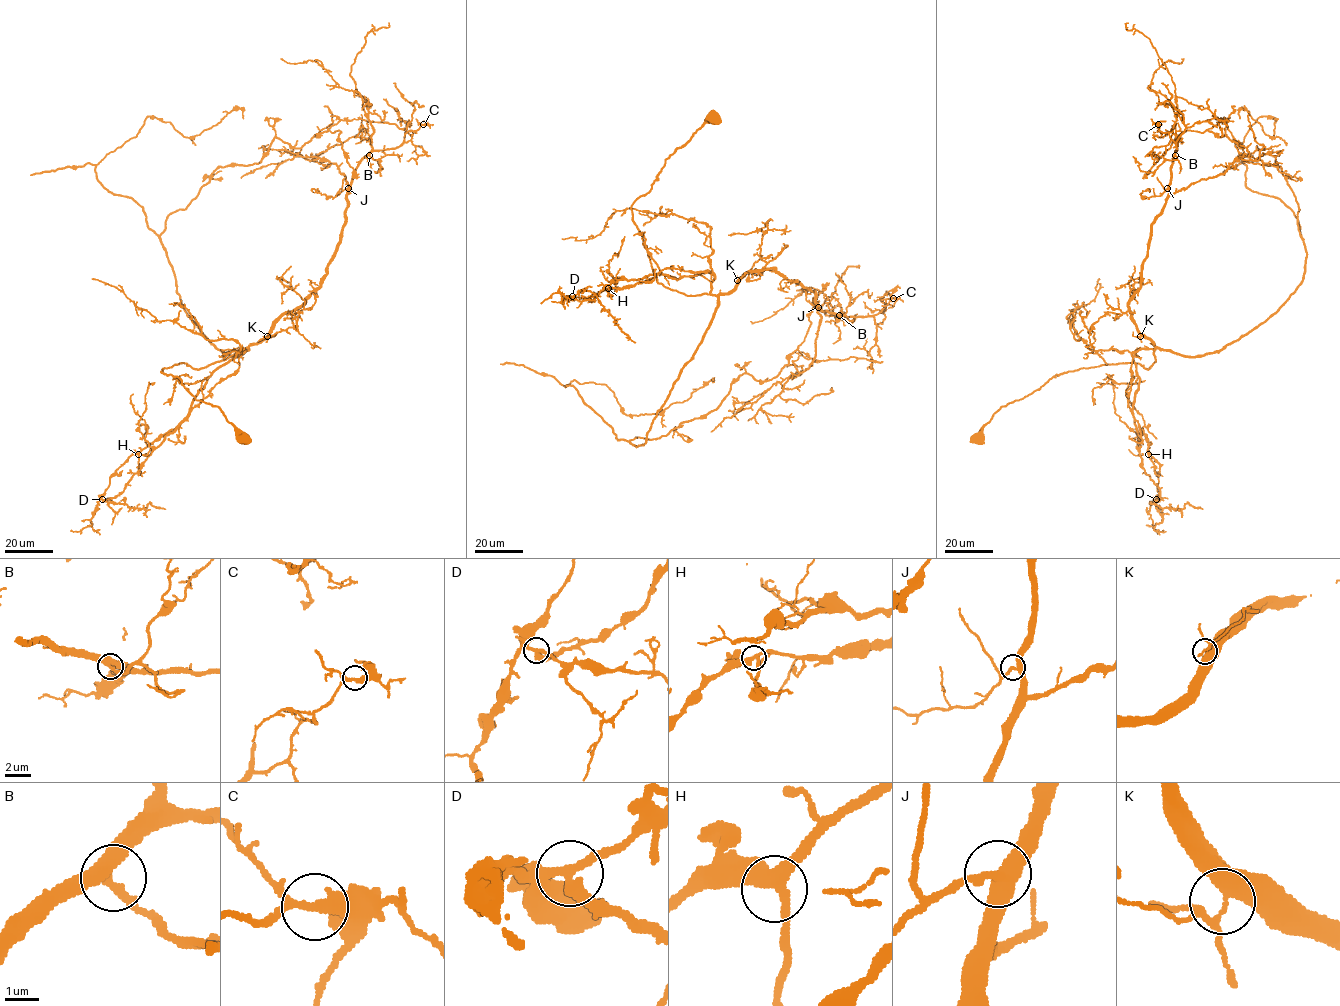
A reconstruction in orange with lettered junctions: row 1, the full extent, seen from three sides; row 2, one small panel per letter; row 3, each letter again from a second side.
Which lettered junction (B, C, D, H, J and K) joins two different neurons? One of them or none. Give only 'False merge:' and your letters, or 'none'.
False merge: D

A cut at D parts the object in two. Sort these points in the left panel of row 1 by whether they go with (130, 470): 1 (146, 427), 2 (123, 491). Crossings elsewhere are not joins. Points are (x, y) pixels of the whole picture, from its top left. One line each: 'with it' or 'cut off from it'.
1: with it
2: with it

